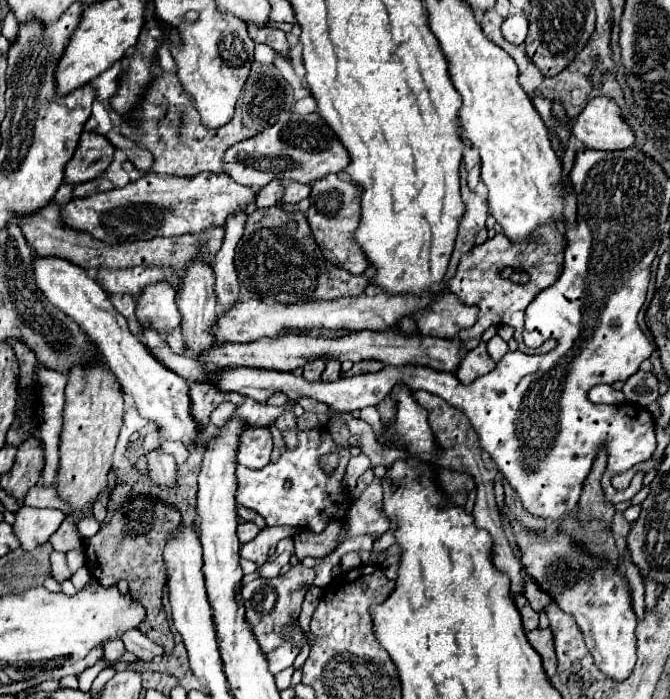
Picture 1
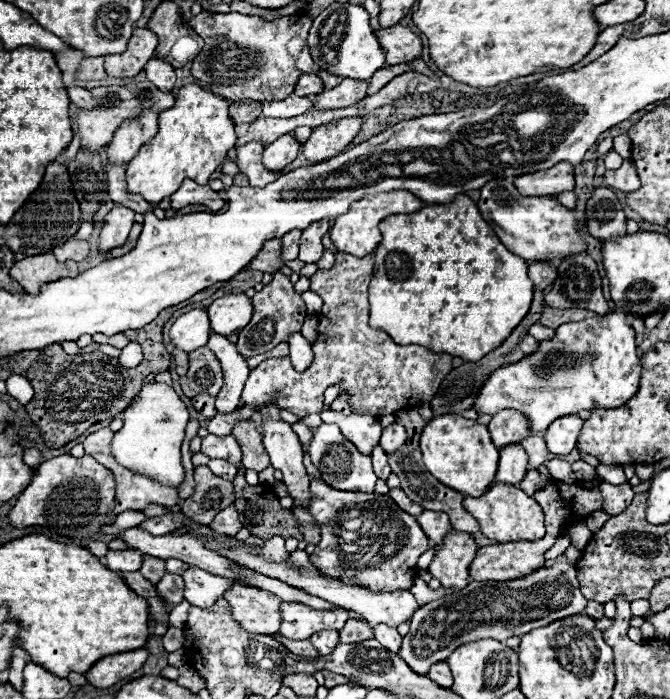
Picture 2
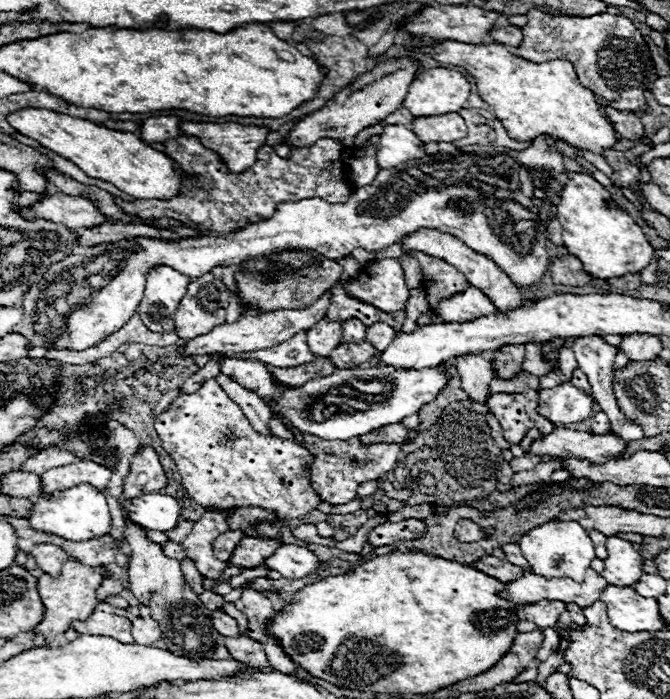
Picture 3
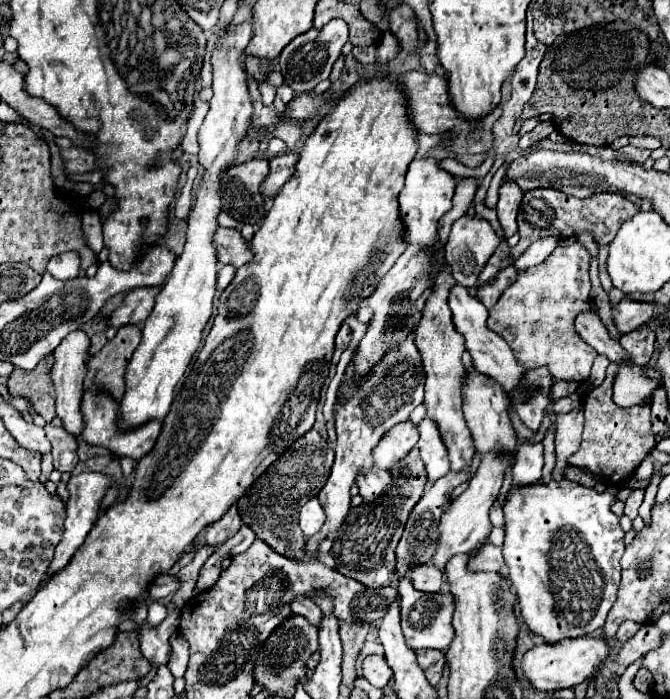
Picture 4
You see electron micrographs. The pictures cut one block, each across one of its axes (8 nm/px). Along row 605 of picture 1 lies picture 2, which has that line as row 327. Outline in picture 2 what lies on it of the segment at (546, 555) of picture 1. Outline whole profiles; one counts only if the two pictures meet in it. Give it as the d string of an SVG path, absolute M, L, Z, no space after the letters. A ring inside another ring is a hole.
M614 312L606 316L596 316L578 322L568 322L564 326L556 328L554 338L538 342L538 350L524 356L522 360L496 368L488 380L482 384L478 398L474 402L474 410L480 414L496 414L500 410L518 410L528 418L530 434L544 432L556 418L578 414L582 410L594 410L594 408L618 408L626 404L640 386L640 356L638 346L634 342L634 328L626 322L624 312Z

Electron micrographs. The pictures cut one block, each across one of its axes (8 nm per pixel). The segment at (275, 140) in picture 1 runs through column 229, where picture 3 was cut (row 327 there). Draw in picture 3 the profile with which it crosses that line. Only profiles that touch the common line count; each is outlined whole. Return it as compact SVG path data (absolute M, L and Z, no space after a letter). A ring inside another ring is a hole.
M158 266L150 270L144 288L144 298L136 310L142 322L154 332L174 330L172 316L178 308L178 302L184 298L190 282L190 276L182 276L180 272L168 266Z

